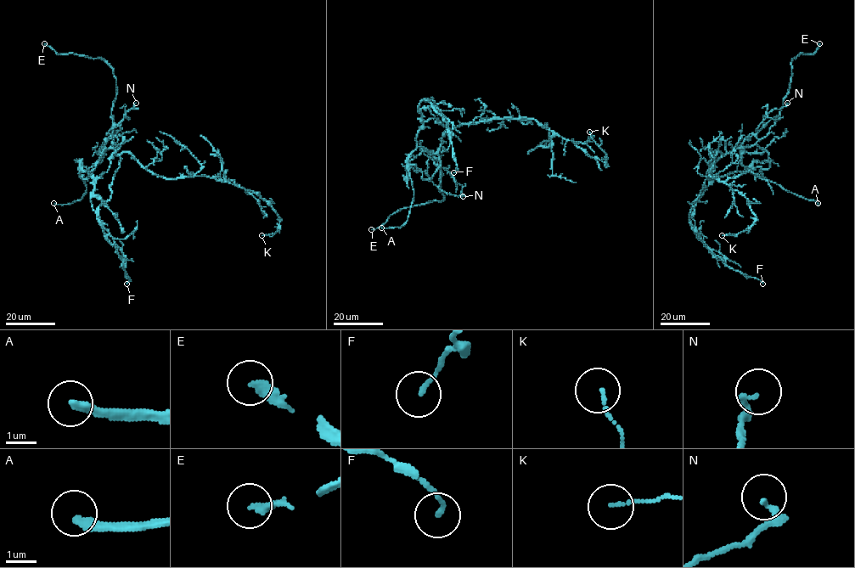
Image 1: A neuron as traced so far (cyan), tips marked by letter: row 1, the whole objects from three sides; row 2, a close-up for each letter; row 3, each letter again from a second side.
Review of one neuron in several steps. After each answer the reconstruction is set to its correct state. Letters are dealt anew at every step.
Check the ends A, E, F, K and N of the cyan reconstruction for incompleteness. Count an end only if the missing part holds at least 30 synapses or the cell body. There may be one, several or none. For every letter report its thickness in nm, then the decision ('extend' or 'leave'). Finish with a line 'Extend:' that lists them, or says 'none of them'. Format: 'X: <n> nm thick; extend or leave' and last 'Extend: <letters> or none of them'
A: 280 nm thick; extend
E: 300 nm thick; extend
F: 140 nm thick; leave
K: 100 nm thick; leave
N: 120 nm thick; leave
Extend: A, E

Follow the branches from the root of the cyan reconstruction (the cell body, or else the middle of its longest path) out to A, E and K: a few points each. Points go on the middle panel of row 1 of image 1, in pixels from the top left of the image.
A: (460, 124), (445, 134), (435, 153), (423, 151), (407, 161), (413, 199), (407, 221), (400, 227), (381, 227)
E: (460, 124), (445, 134), (438, 151), (439, 190), (444, 199), (402, 208), (380, 226), (371, 229)
K: (460, 124), (477, 123), (494, 118), (535, 119), (605, 165), (606, 154), (589, 132)

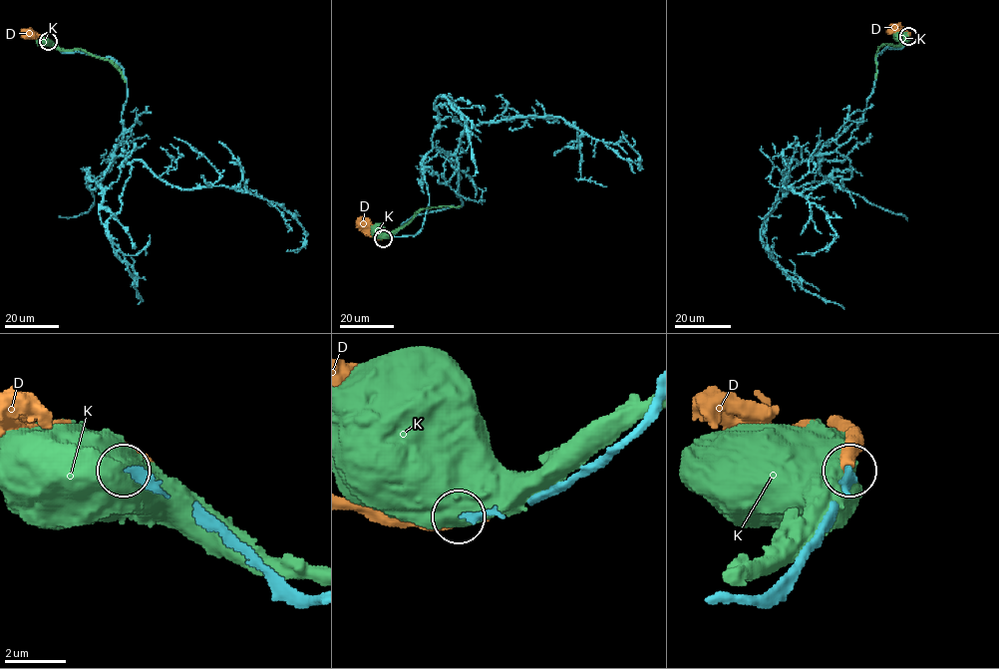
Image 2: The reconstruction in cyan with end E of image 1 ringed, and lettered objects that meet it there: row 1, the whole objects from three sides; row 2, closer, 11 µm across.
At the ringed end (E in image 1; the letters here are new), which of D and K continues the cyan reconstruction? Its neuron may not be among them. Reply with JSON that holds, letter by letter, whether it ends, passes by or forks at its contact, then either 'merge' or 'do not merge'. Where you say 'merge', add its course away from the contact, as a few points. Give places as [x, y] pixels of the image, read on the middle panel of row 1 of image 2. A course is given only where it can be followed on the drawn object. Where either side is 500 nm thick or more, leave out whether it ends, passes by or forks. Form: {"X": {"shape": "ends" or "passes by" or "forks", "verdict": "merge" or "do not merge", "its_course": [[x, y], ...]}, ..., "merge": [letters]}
{"D": {"shape": "ends", "verdict": "do not merge"}, "K": {"verdict": "do not merge"}, "merge": []}

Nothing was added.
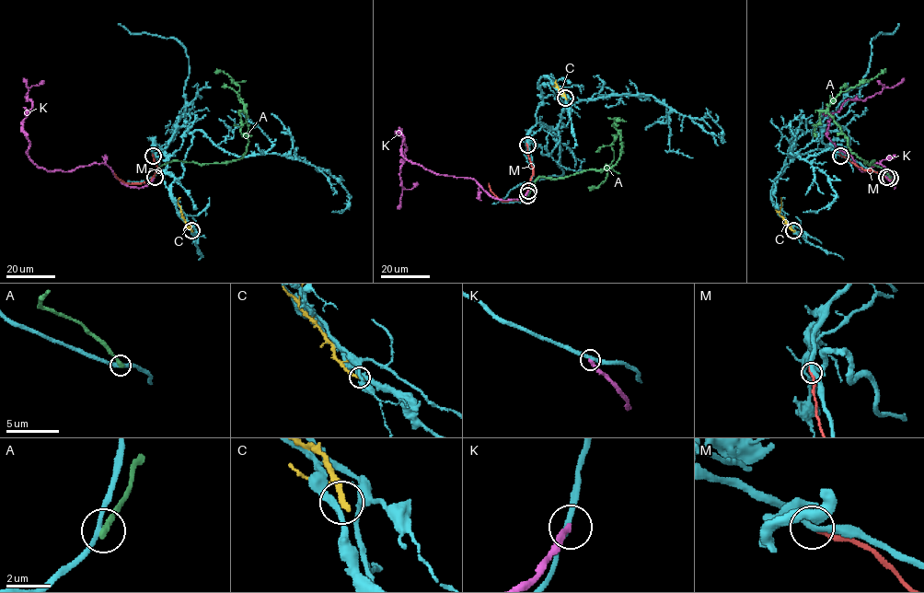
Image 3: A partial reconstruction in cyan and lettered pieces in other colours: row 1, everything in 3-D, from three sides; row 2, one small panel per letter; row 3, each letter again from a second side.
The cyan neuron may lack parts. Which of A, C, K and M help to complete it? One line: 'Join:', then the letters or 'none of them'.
Join: none of them

